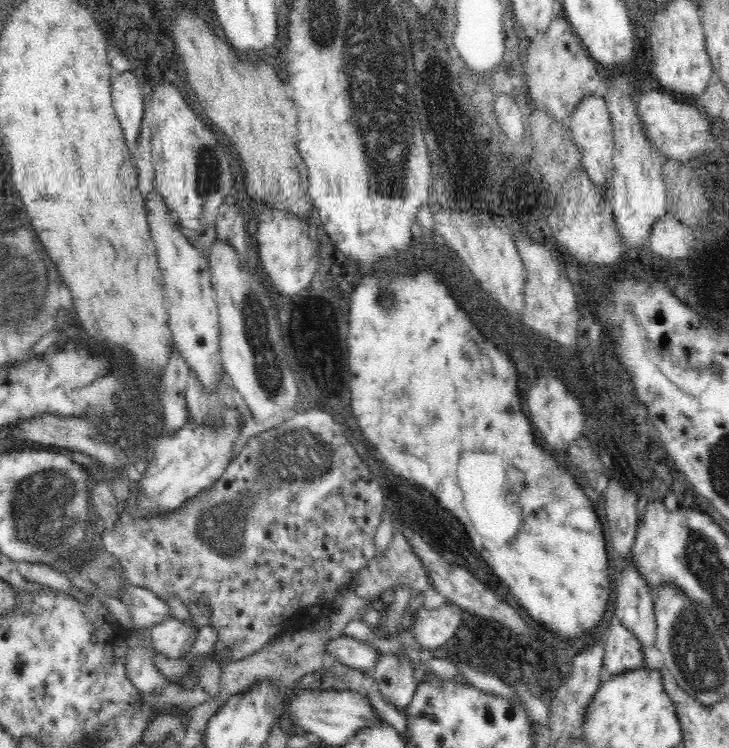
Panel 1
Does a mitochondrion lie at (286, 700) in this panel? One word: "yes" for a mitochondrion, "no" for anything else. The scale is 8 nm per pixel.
no

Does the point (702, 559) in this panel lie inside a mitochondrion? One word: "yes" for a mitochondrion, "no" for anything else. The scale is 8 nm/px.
yes

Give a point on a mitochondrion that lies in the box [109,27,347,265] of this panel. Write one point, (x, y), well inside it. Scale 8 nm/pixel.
(209, 162)

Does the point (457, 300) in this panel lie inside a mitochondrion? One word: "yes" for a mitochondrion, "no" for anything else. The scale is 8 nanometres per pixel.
no

